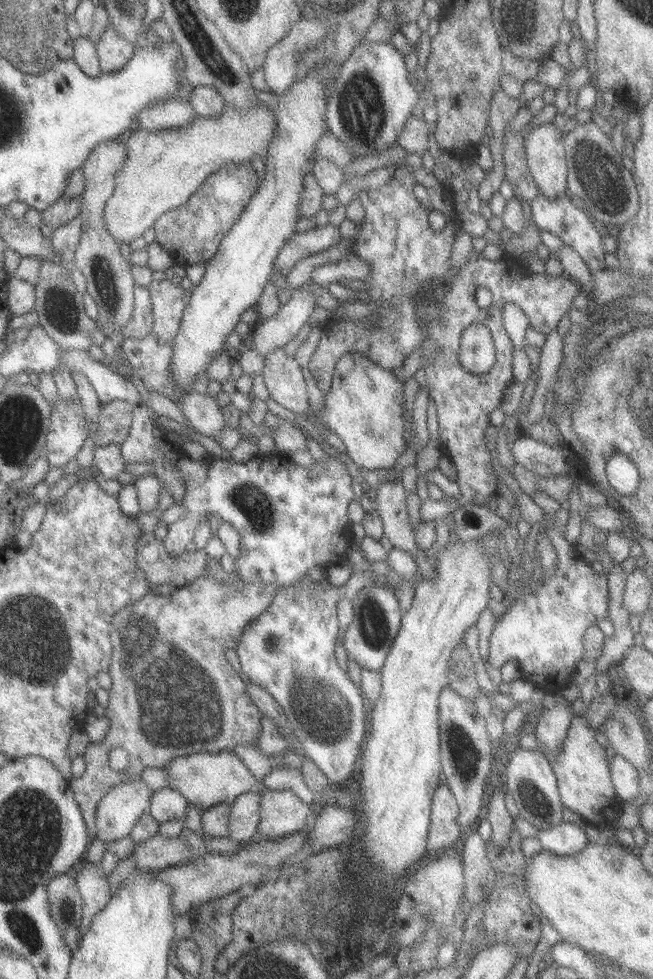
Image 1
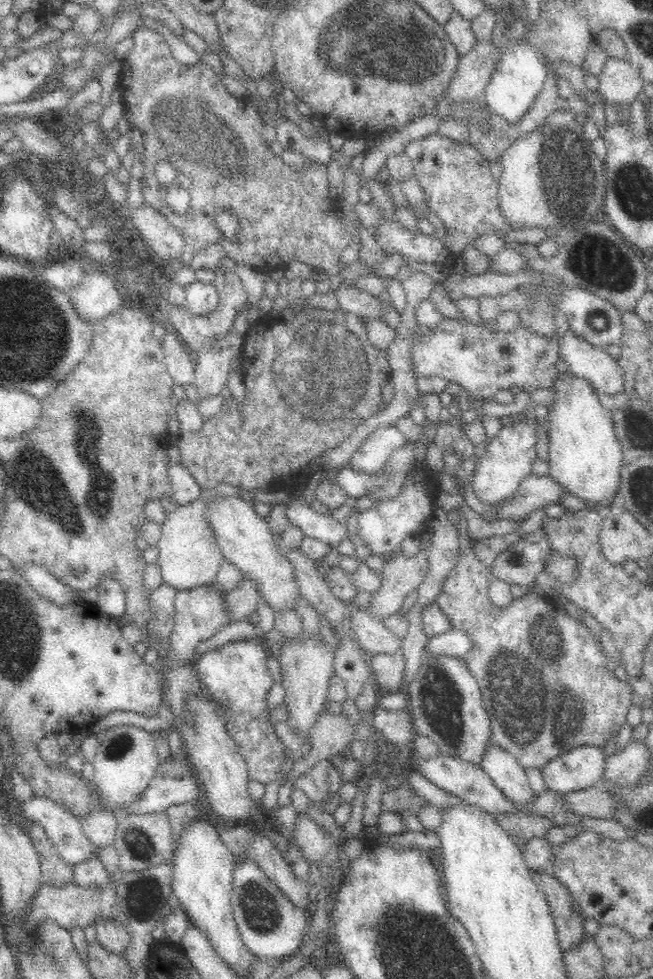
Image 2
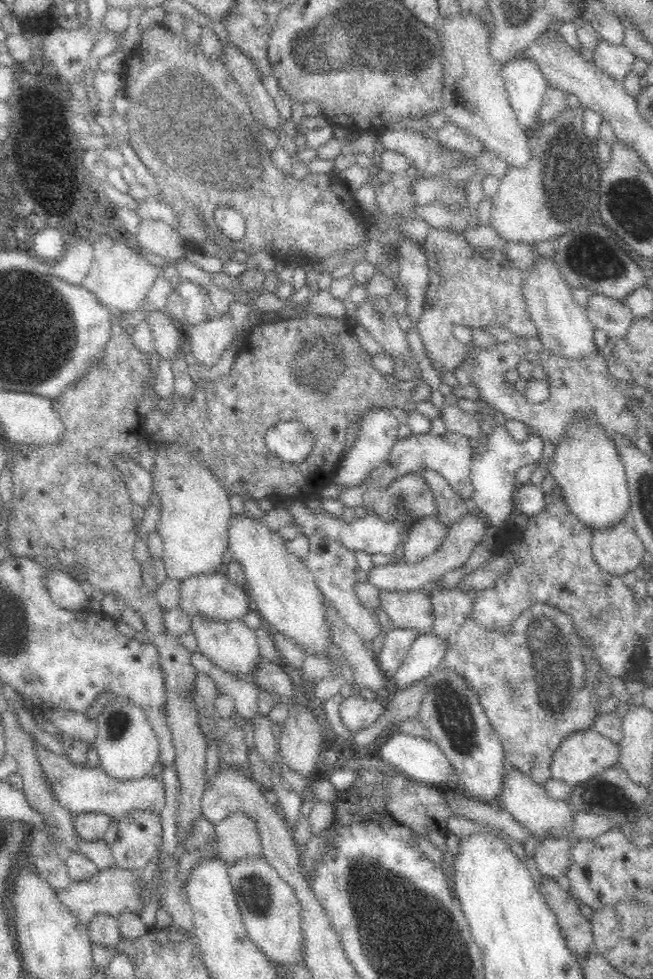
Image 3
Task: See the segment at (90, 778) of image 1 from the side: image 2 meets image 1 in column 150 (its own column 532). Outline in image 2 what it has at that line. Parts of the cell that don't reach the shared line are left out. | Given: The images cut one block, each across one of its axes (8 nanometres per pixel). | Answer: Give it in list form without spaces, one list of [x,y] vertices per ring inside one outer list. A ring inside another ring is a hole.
[[[463,516],[461,520],[459,532],[460,548],[457,555],[457,563],[454,570],[448,575],[442,592],[437,596],[437,603],[442,612],[451,620],[453,628],[460,628],[472,637],[473,647],[464,659],[467,667],[470,669],[470,673],[475,677],[480,687],[482,705],[484,705],[484,711],[488,713],[488,719],[490,719],[491,740],[498,746],[505,748],[525,769],[541,769],[553,758],[582,745],[594,745],[594,747],[604,751],[607,743],[616,738],[620,728],[627,724],[626,716],[628,716],[630,708],[634,705],[632,703],[632,694],[634,693],[631,686],[632,682],[621,682],[616,678],[614,671],[610,671],[607,667],[610,657],[608,658],[608,653],[602,646],[600,639],[586,627],[584,622],[571,616],[570,612],[567,612],[559,601],[548,597],[547,594],[540,596],[530,591],[523,597],[513,599],[510,606],[500,608],[491,604],[488,594],[489,584],[492,579],[490,568],[485,565],[483,558],[476,553],[475,546],[471,545],[472,542],[468,535],[466,520]]]

